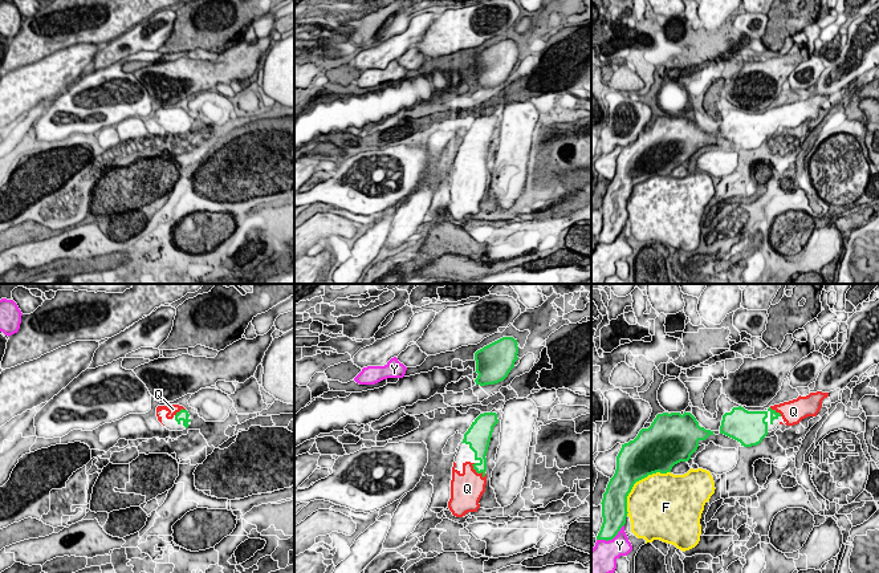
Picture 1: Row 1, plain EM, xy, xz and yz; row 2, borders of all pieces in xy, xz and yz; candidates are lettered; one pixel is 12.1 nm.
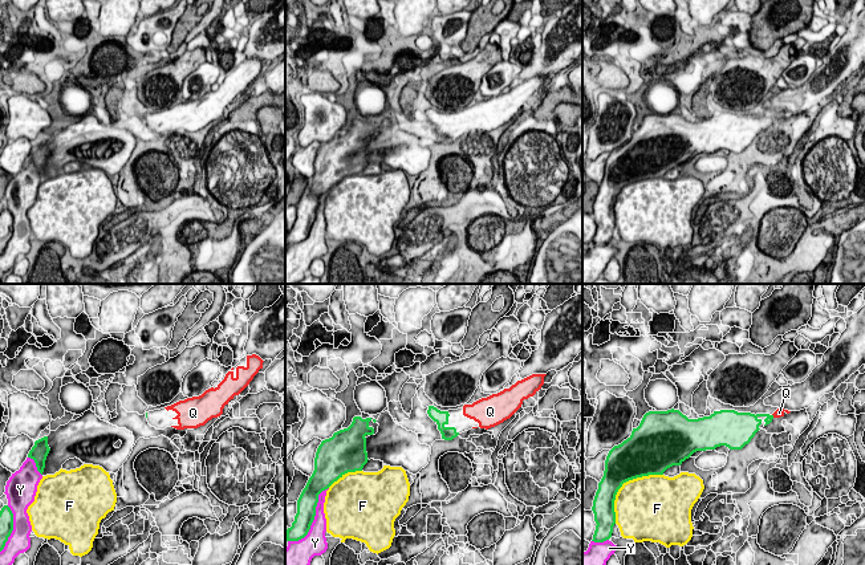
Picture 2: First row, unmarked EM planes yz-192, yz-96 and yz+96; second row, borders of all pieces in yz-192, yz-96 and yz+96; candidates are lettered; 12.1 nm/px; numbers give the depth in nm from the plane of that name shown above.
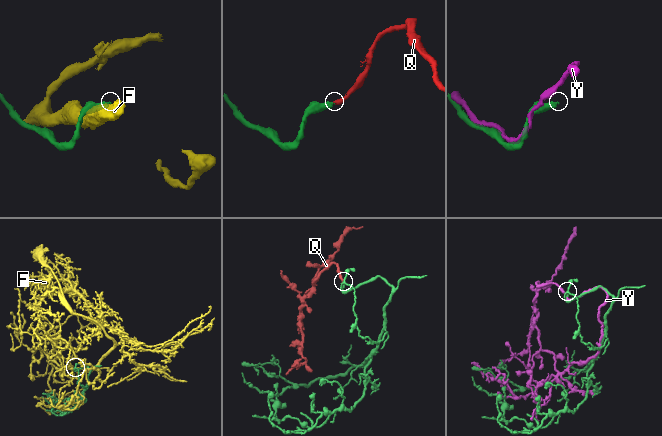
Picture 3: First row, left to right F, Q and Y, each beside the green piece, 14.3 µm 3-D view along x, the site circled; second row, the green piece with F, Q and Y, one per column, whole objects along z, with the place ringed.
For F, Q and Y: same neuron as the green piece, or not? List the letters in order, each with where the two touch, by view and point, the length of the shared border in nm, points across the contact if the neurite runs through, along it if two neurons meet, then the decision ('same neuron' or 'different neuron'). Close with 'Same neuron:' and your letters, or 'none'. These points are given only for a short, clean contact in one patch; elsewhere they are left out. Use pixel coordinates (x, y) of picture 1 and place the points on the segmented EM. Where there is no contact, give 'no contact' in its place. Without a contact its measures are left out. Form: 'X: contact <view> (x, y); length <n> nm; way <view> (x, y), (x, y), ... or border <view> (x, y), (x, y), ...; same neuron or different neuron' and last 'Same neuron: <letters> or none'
F: contact yz (637, 480); length 750 nm; different neuron
Q: contact xz (476, 471); length 240 nm; way xz (480, 451), (481, 466), (476, 471), (473, 480), (467, 488); same neuron
Y: contact yz (611, 539); length 380 nm; different neuron
Same neuron: Q

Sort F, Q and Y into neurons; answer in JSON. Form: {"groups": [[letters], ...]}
{"groups": [["F"], ["Q"], ["Y"]]}

